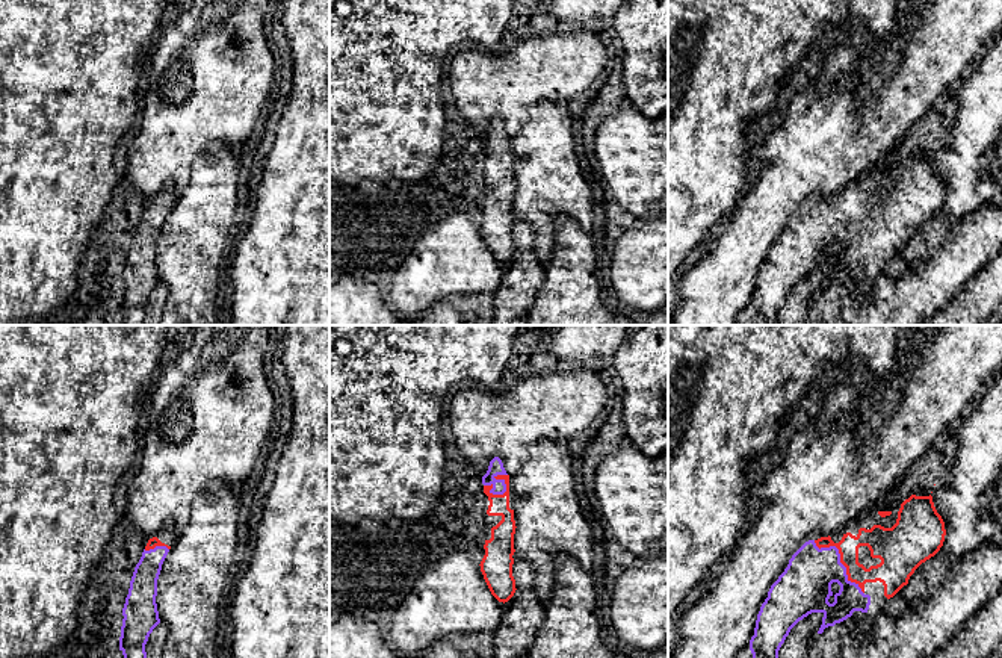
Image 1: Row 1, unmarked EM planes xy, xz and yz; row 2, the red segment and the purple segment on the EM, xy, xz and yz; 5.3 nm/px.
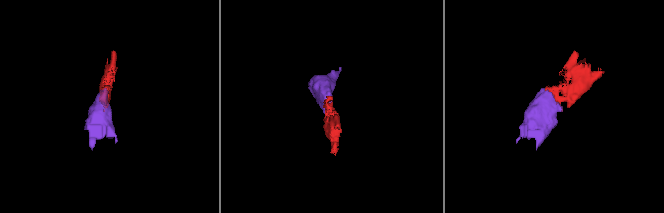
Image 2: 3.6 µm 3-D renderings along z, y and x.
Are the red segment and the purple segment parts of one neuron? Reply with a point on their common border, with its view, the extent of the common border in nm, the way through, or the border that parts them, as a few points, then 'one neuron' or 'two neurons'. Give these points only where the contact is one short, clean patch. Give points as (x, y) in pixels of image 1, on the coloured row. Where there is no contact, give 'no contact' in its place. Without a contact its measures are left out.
meets red in yz at (841, 560); contact 400 nm long; runs through yz (884, 543), (859, 540), (841, 560), (830, 561), (804, 587); one neuron

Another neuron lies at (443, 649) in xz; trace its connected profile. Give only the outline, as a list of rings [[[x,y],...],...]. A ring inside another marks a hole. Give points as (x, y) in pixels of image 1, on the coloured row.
[[[450,640],[438,641],[429,650],[419,656],[408,656],[408,658],[467,658],[464,653],[455,649]]]

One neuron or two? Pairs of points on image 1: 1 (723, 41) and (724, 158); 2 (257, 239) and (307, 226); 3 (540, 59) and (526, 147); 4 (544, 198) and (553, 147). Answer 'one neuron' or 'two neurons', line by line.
1: one neuron
2: one neuron
3: two neurons
4: one neuron

